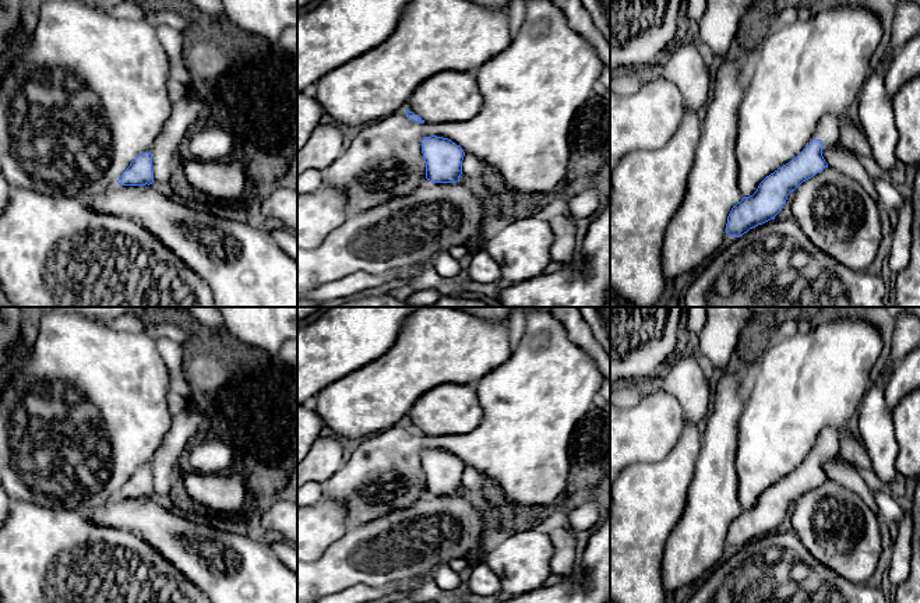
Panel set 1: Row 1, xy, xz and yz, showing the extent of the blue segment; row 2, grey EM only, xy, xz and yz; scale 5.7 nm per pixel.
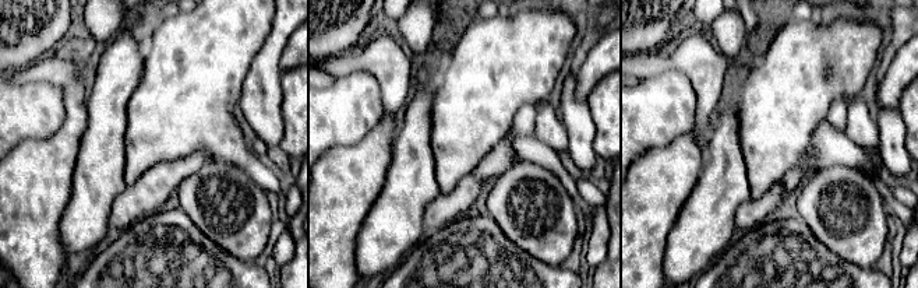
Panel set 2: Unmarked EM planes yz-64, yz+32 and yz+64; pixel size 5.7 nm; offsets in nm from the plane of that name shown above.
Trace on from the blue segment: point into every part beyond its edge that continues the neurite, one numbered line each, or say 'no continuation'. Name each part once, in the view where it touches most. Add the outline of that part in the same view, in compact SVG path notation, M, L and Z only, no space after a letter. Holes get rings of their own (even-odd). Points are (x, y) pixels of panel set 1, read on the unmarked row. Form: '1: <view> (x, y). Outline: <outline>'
1: yz (828, 443). Outline: M826 427L821 431L815 451L821 452L824 458L832 458L839 451L840 431L833 427Z

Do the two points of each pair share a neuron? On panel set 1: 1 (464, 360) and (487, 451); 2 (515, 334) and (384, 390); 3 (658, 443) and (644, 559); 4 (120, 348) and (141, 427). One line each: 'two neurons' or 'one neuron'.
1: two neurons
2: two neurons
3: two neurons
4: one neuron

